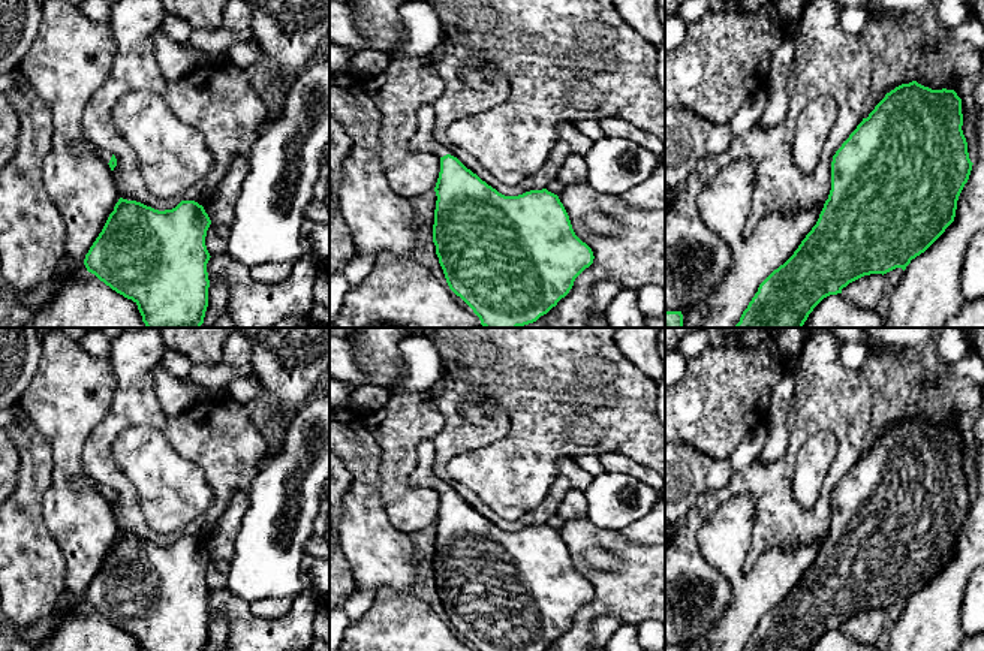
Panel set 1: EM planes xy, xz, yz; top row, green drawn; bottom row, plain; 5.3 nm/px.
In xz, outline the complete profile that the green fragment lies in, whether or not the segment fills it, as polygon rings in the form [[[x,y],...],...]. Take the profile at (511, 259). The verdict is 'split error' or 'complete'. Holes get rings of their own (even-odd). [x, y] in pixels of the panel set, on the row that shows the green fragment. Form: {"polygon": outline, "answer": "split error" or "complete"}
{"polygon": [[[433,105],[418,109],[418,130],[409,150],[440,157],[433,242],[449,289],[473,310],[484,328],[518,328],[536,322],[593,263],[592,248],[575,235],[557,195],[547,189],[518,196],[499,193],[433,138],[434,123]]], "answer": "split error"}

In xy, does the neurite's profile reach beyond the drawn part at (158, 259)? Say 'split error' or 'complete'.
complete

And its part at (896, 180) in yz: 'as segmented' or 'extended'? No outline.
as segmented

